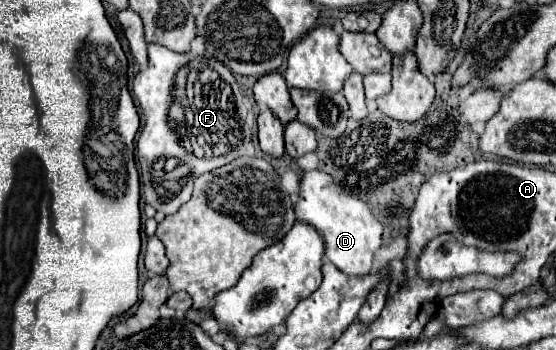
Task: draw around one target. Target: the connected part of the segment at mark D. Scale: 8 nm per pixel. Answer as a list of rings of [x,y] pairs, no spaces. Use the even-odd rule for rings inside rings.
[[[305,170],[299,180],[297,200],[295,200],[295,218],[305,222],[317,232],[323,234],[325,242],[325,258],[333,262],[339,270],[347,274],[369,274],[373,268],[373,254],[381,246],[383,226],[371,216],[371,210],[363,200],[355,196],[347,196],[327,172],[321,170]]]

